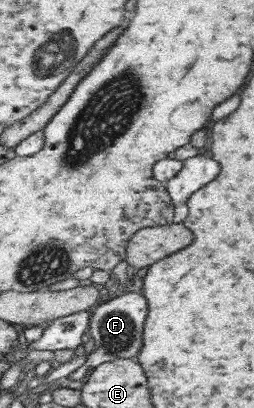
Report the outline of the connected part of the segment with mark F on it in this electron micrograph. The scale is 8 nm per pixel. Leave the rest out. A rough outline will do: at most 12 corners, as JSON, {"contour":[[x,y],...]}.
{"contour":[[126,293],[99,304],[93,369],[142,352],[150,302]]}

